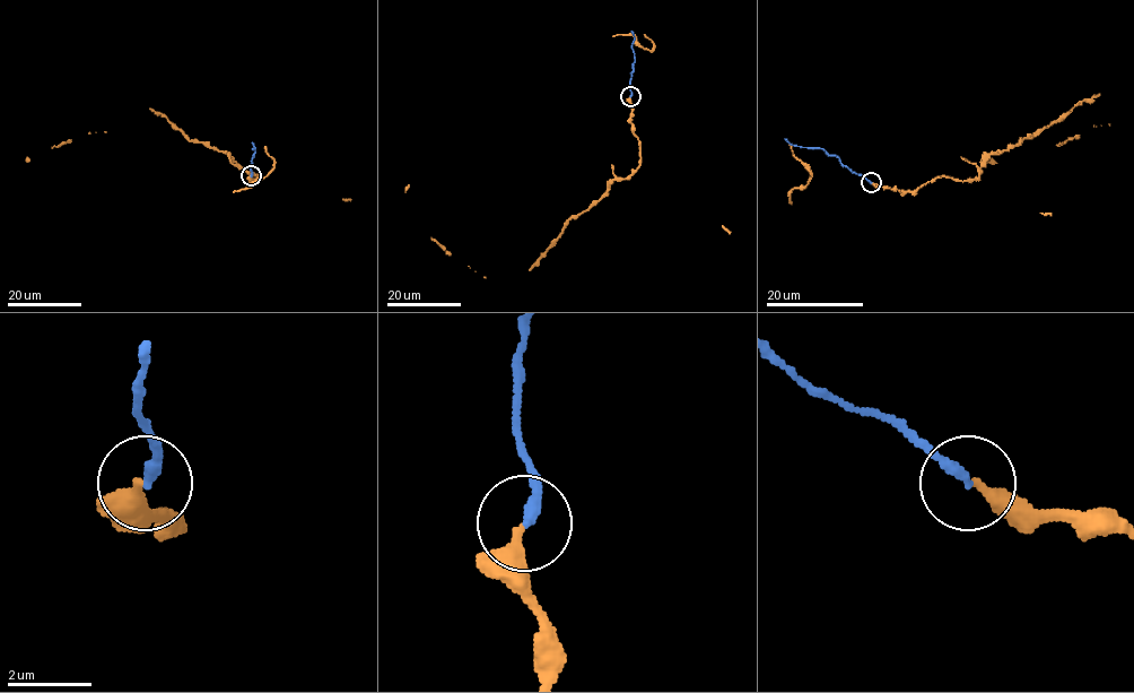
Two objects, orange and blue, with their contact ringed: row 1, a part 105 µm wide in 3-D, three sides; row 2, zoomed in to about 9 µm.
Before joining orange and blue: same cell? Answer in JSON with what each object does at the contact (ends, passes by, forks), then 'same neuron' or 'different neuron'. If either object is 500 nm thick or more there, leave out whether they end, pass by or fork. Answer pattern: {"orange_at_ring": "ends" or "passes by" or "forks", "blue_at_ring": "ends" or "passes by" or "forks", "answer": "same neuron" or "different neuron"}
{"orange_at_ring": "ends", "blue_at_ring": "ends", "answer": "different neuron"}

